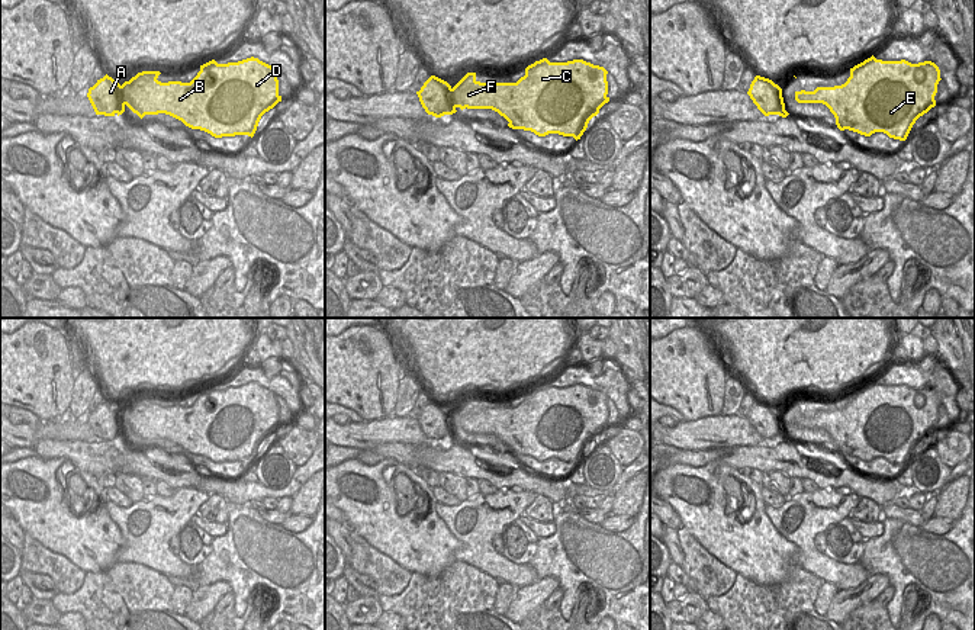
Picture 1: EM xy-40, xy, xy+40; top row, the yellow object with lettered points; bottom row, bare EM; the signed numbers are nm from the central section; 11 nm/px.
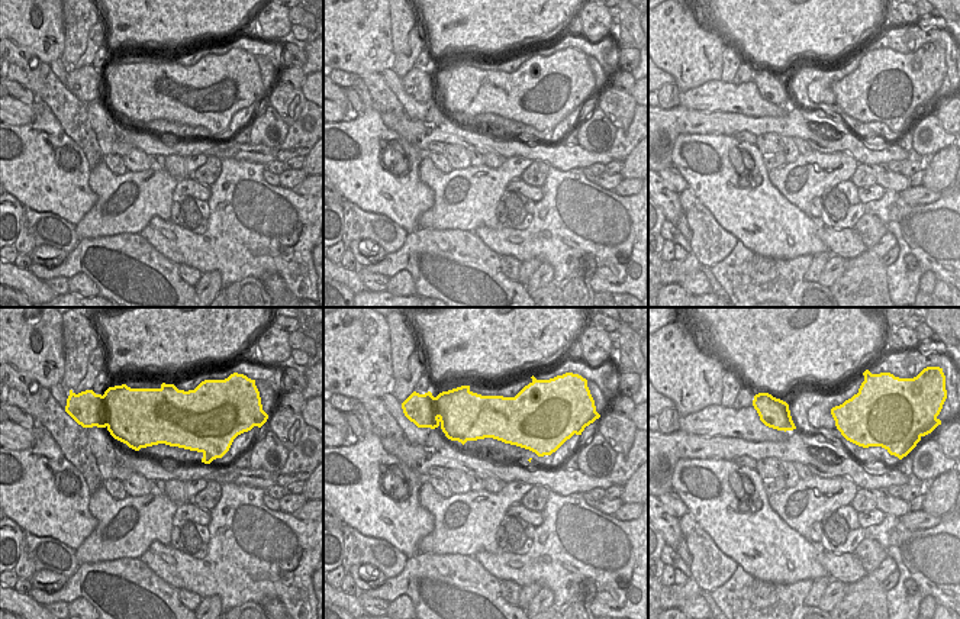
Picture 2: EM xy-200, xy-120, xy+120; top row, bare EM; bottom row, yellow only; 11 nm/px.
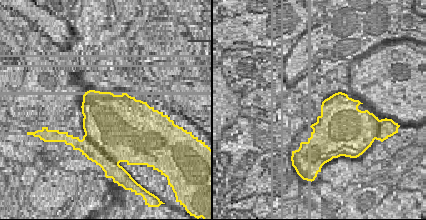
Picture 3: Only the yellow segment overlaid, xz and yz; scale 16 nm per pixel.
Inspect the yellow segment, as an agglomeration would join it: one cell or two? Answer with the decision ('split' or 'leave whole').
leave whole

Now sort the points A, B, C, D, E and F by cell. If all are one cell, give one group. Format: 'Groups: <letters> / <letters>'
Groups: A B C D E F.

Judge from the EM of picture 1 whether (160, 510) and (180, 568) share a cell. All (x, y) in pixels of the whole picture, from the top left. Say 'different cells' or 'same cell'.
same cell

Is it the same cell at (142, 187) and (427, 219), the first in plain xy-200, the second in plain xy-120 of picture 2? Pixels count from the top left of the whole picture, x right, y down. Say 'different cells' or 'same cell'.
same cell

